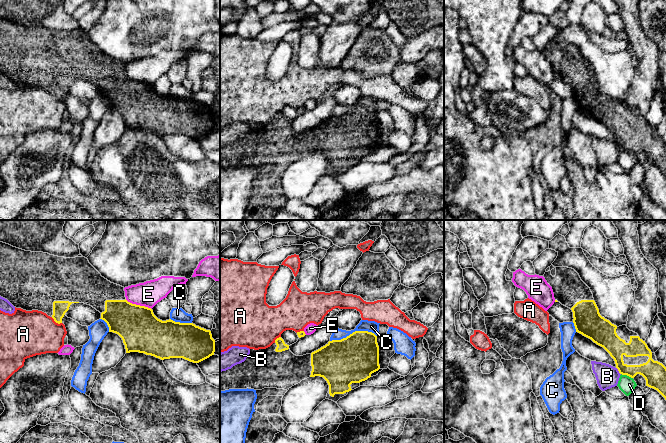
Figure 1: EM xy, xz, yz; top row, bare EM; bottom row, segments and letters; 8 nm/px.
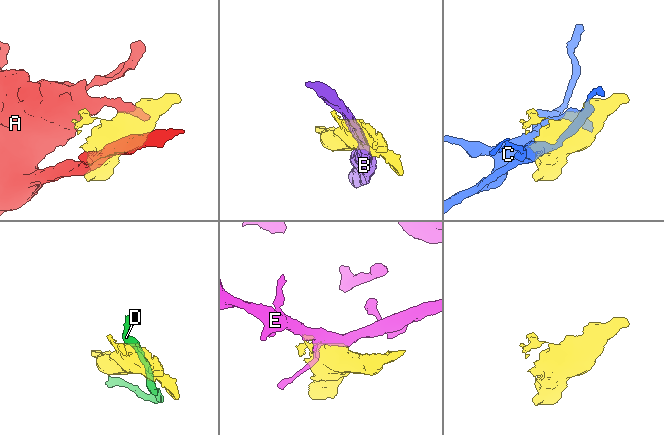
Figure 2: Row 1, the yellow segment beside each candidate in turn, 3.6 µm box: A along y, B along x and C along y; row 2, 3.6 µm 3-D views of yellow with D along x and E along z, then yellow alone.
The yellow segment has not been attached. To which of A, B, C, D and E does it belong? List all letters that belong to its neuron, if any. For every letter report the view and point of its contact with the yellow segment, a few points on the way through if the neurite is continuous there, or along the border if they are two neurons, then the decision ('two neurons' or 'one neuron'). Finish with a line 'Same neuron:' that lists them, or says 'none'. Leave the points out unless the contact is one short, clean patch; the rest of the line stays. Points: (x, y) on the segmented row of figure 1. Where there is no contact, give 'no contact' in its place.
A: xy (56, 322) | two neurons
B: yz (618, 370) | along yz (616, 367), (620, 374) | two neurons
C: xz (353, 332) | two neurons
D: yz (627, 375) | two neurons
E: xy (138, 305) | two neurons
Same neuron: none

